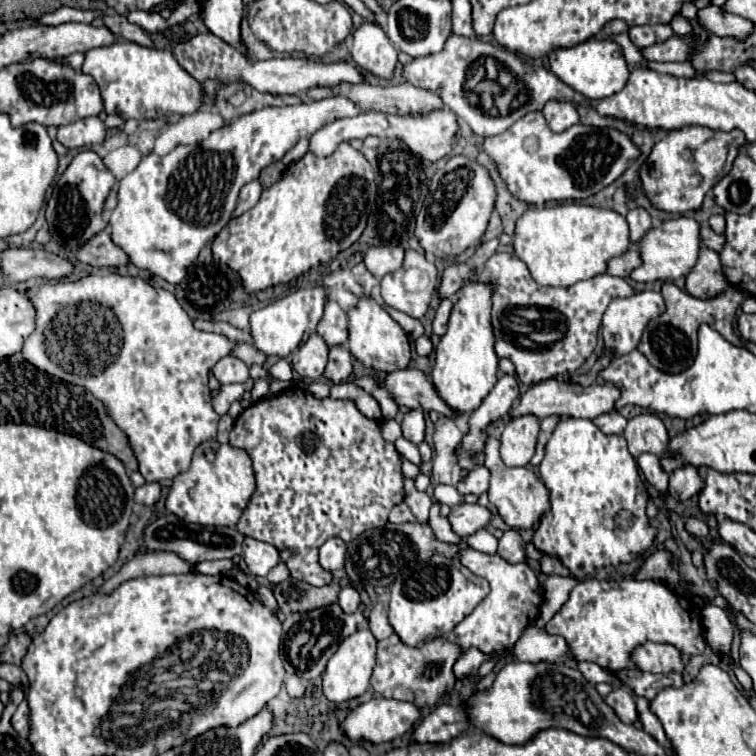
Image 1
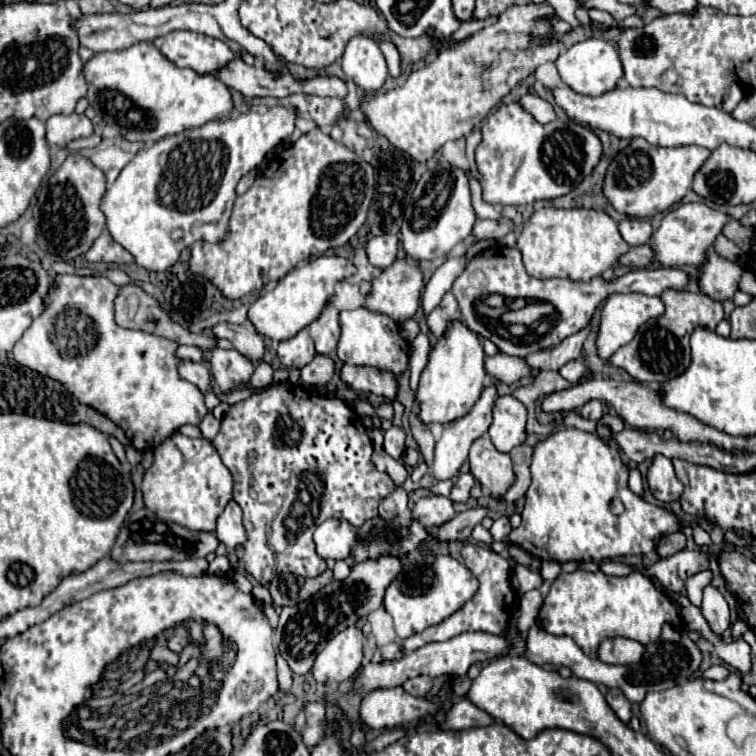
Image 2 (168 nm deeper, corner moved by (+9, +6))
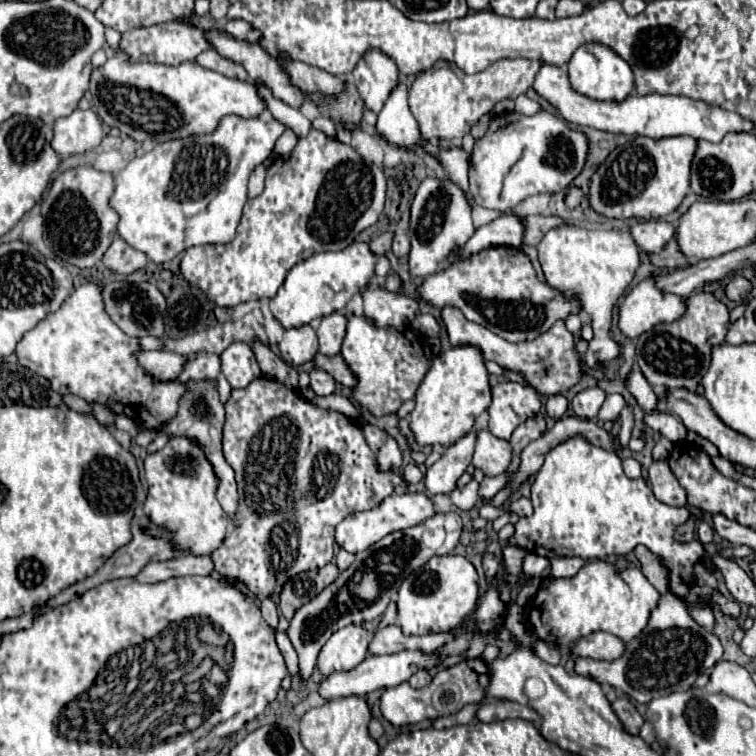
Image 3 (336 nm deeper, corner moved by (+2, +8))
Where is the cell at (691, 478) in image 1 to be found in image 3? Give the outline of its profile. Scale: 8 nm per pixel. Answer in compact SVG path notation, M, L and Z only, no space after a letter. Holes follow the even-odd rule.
M665 460L651 464L649 482L651 482L655 498L661 500L663 504L669 504L669 506L685 506L687 504L685 490Z

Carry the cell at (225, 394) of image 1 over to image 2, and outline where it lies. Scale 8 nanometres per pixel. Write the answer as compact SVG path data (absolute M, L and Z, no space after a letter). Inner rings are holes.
M182 360L178 372L180 372L182 378L186 378L188 382L192 382L202 394L212 392L212 380L210 380L210 370L208 370L208 366L196 364L196 362L188 362L188 360L184 362L184 360Z

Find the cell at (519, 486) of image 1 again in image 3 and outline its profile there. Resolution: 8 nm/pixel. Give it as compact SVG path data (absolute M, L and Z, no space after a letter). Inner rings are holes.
M487 428L477 430L475 438L477 442L475 442L475 454L471 464L483 470L485 476L503 474L511 462L511 444L507 440L493 436Z

